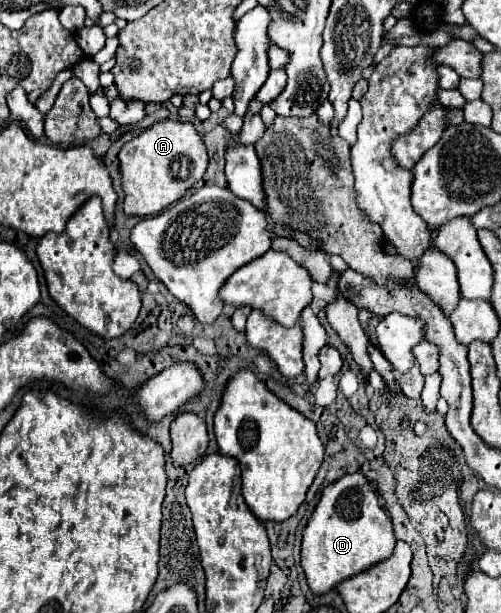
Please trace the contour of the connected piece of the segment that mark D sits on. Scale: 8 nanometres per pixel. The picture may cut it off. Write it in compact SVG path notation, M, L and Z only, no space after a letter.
M345 473L329 483L307 521L301 545L301 565L313 593L325 593L339 581L387 559L395 547L391 517L381 505L381 495L361 473Z

